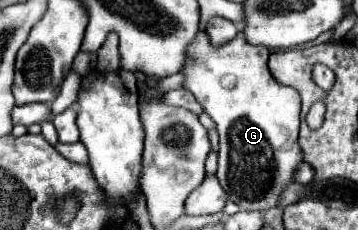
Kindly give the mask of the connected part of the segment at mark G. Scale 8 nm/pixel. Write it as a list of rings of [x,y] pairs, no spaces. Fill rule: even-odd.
[[[198,32],[182,68],[186,74],[184,86],[216,124],[220,136],[216,176],[240,210],[264,212],[276,208],[282,190],[294,180],[294,172],[302,162],[298,146],[300,94],[272,78],[268,54],[266,46],[250,44],[242,32],[220,48],[210,44],[206,32]]]

